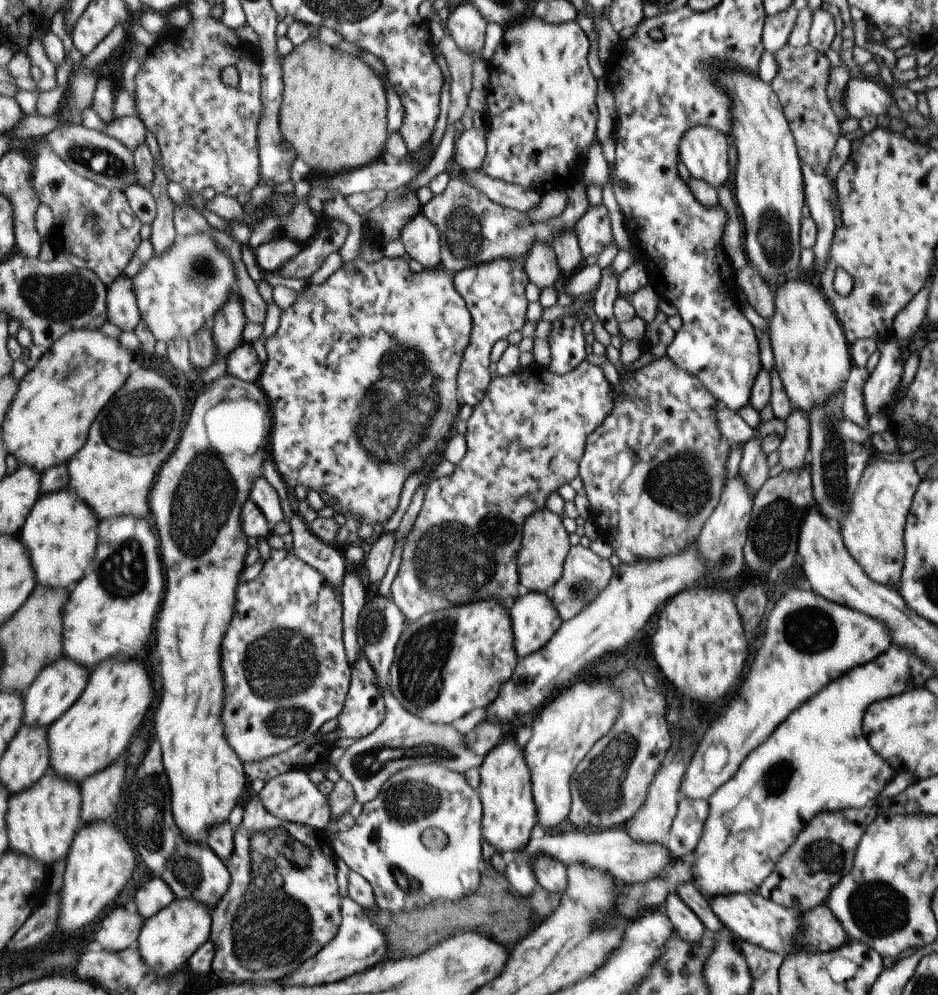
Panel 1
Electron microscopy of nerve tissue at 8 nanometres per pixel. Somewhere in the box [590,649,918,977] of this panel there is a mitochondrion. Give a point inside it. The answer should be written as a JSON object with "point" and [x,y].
{"point":[878,908]}

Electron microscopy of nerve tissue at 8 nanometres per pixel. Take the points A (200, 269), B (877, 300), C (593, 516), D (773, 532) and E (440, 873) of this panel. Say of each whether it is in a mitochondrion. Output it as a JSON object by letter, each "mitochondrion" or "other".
{"A":"mitochondrion","B":"mitochondrion","C":"other","D":"mitochondrion","E":"other"}

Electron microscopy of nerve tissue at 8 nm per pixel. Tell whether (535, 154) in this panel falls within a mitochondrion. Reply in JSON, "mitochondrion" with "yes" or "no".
{"mitochondrion":"no"}

